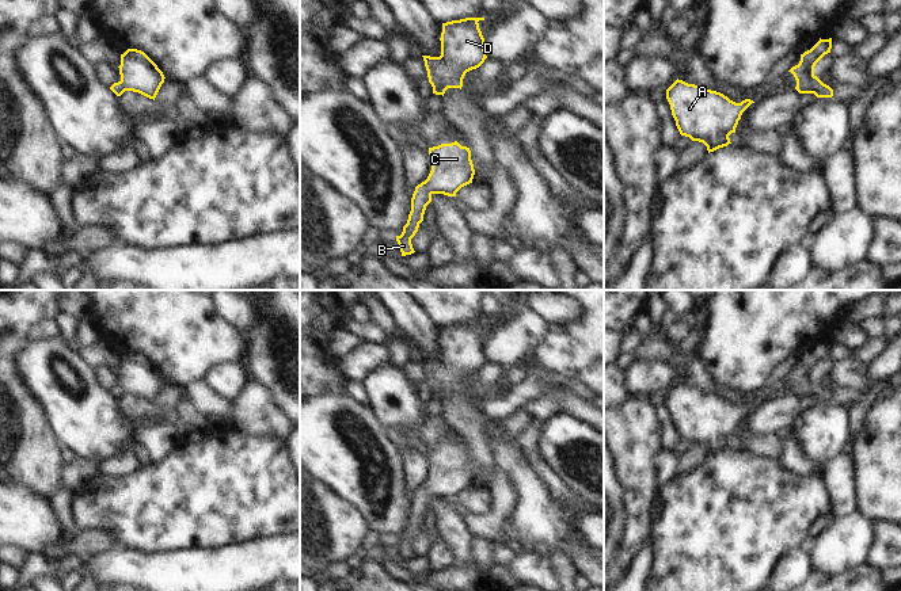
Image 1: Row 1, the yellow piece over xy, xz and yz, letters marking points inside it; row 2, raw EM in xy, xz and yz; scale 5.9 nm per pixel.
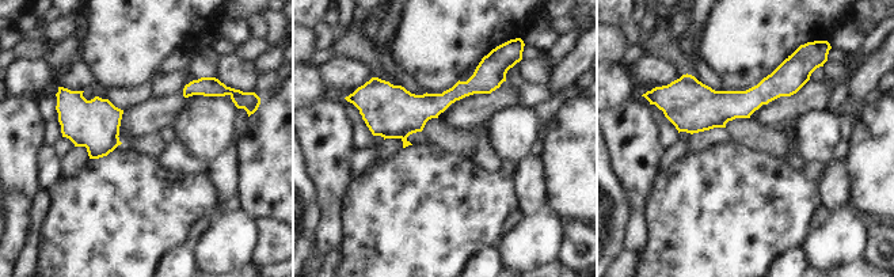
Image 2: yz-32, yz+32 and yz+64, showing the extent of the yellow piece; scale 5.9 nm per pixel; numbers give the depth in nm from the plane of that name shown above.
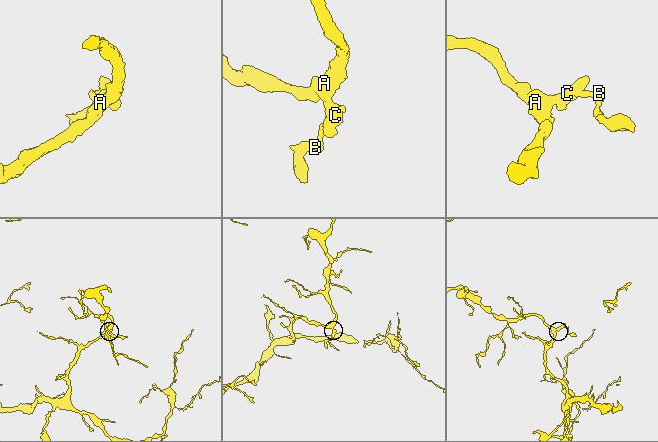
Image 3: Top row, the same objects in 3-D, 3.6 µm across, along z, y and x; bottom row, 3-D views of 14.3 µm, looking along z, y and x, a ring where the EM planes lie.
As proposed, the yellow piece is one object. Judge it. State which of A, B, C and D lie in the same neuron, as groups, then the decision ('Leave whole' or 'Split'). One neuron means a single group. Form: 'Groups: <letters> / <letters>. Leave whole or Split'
Groups: A B C D. Leave whole

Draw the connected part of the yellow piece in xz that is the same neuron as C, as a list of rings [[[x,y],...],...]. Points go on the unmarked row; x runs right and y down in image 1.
[[[457,445],[429,451],[432,474],[425,485],[415,491],[411,502],[411,515],[400,539],[396,539],[402,560],[414,557],[411,542],[423,525],[426,510],[432,506],[433,497],[456,500],[456,496],[472,487],[475,473],[471,464],[471,454]]]

